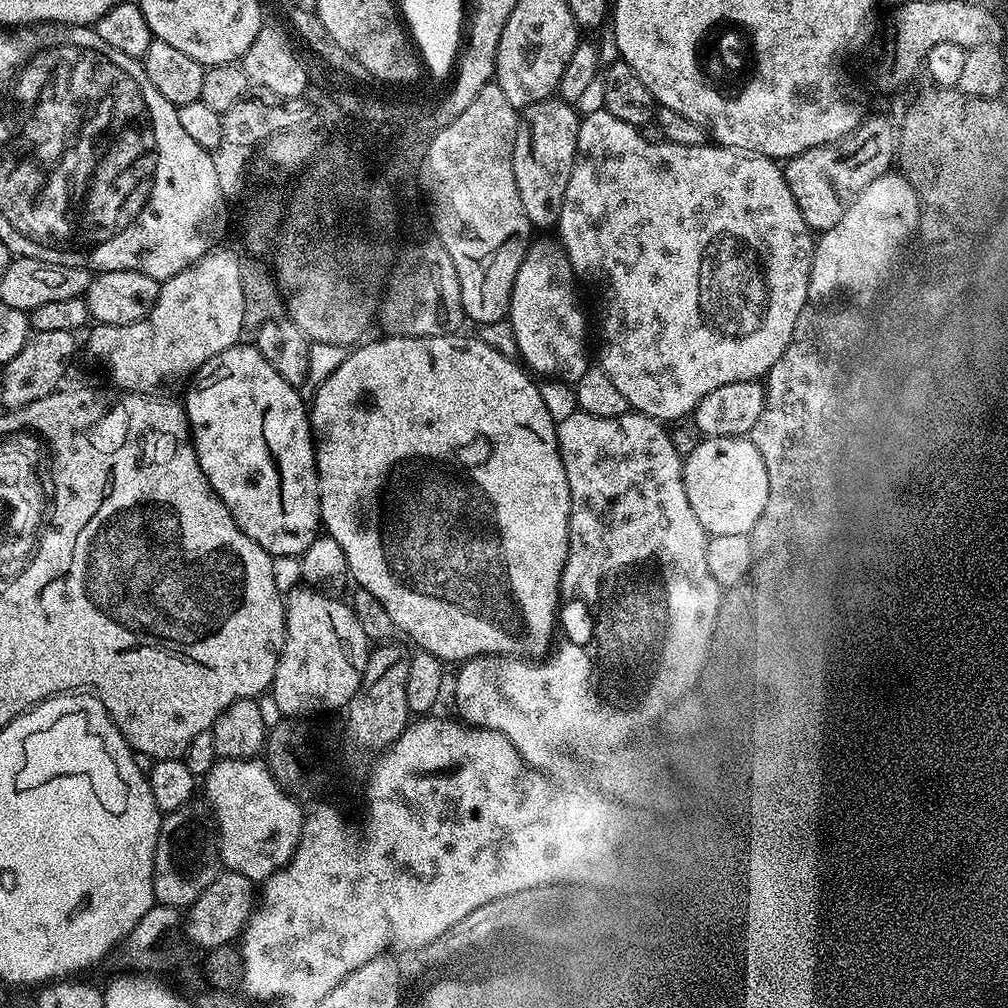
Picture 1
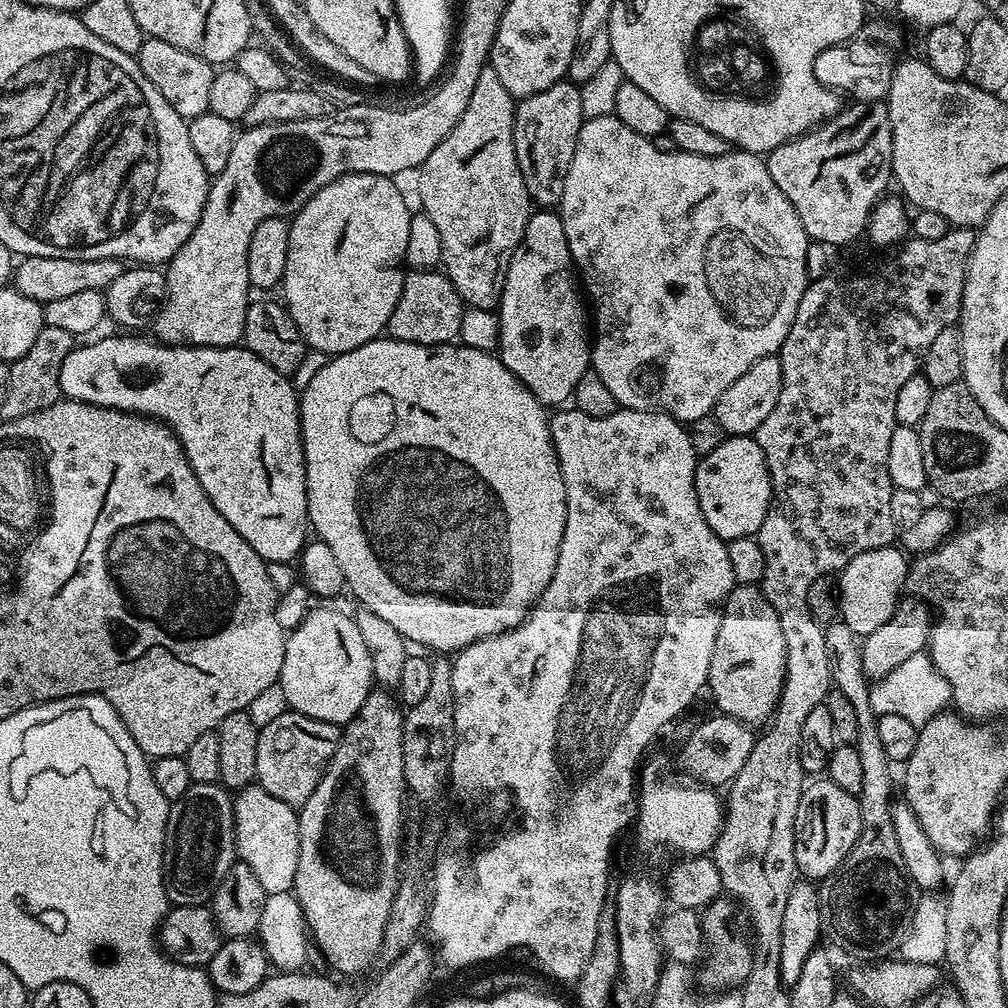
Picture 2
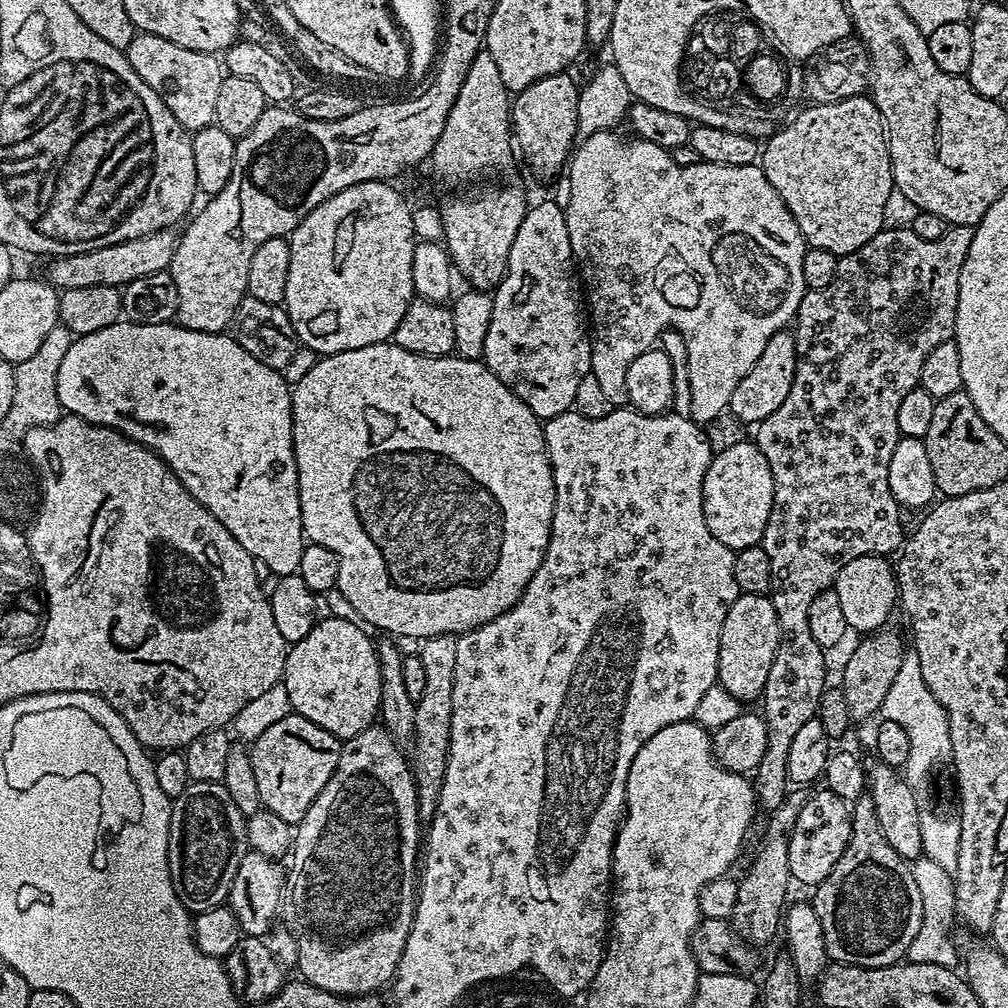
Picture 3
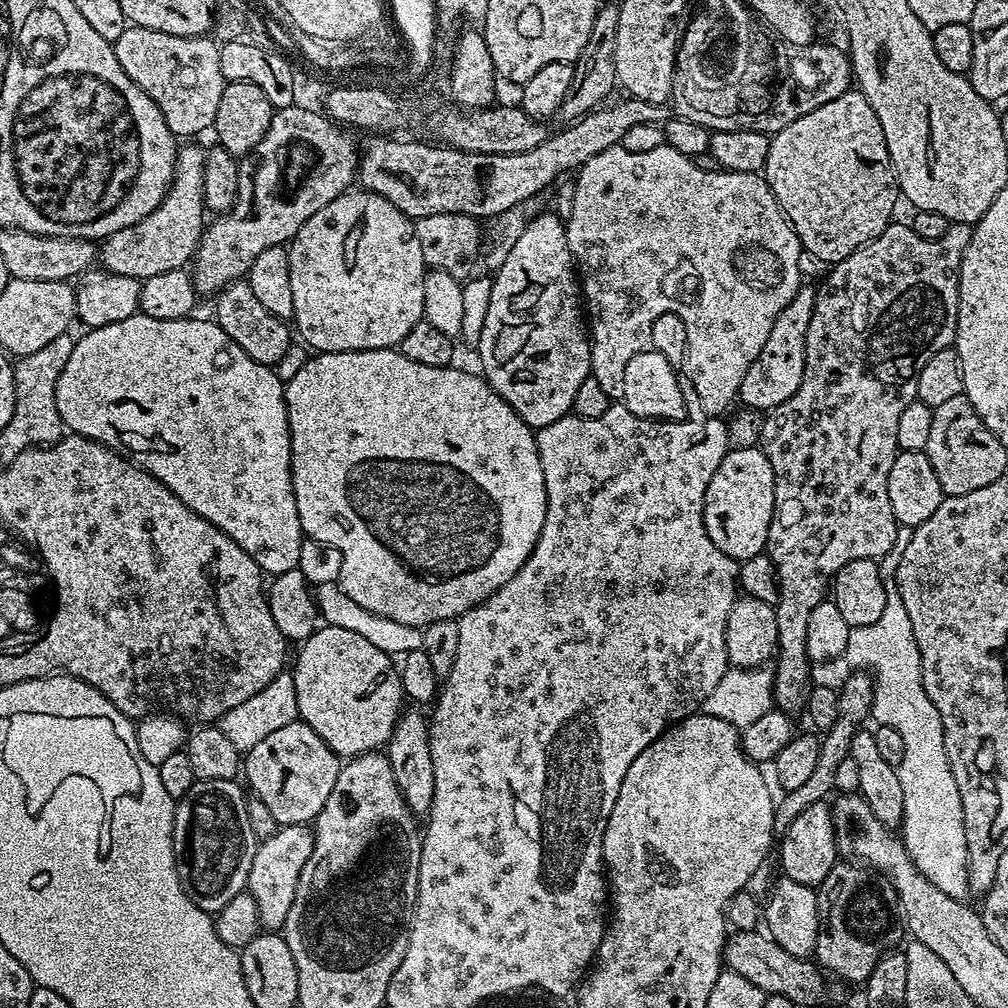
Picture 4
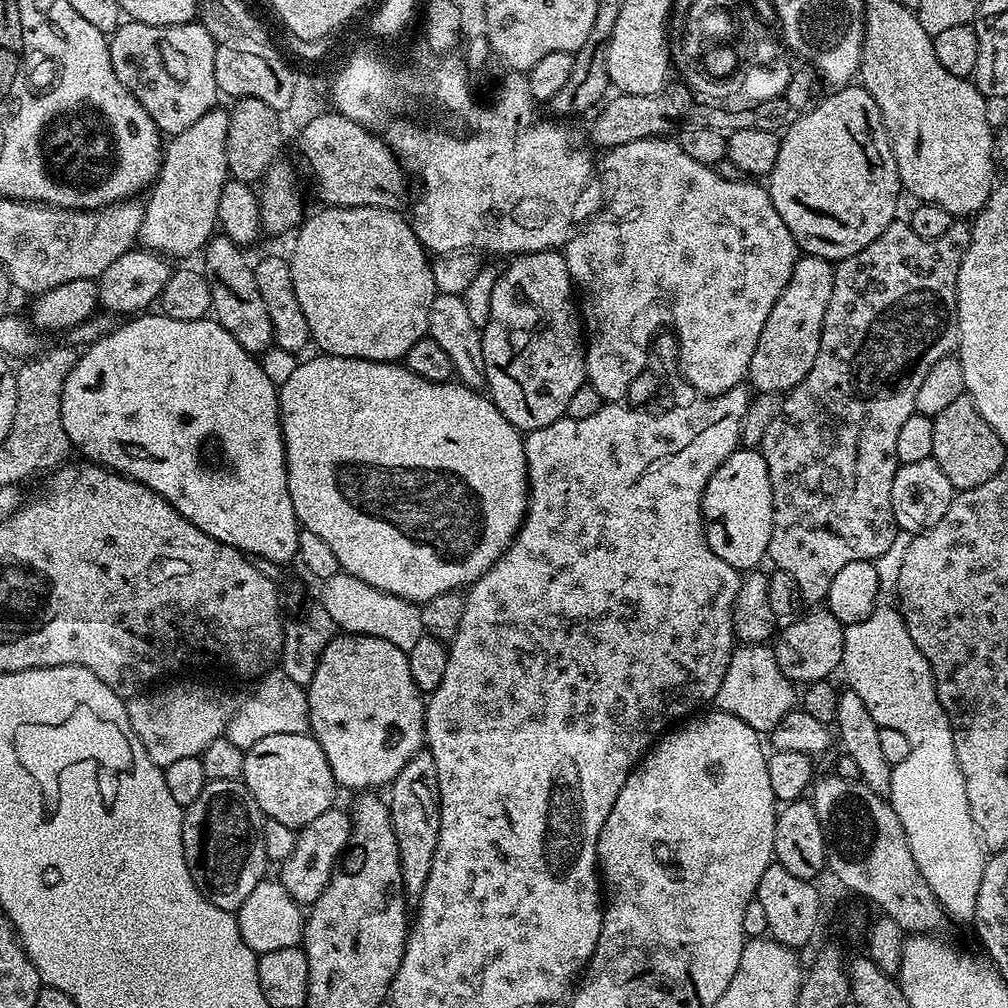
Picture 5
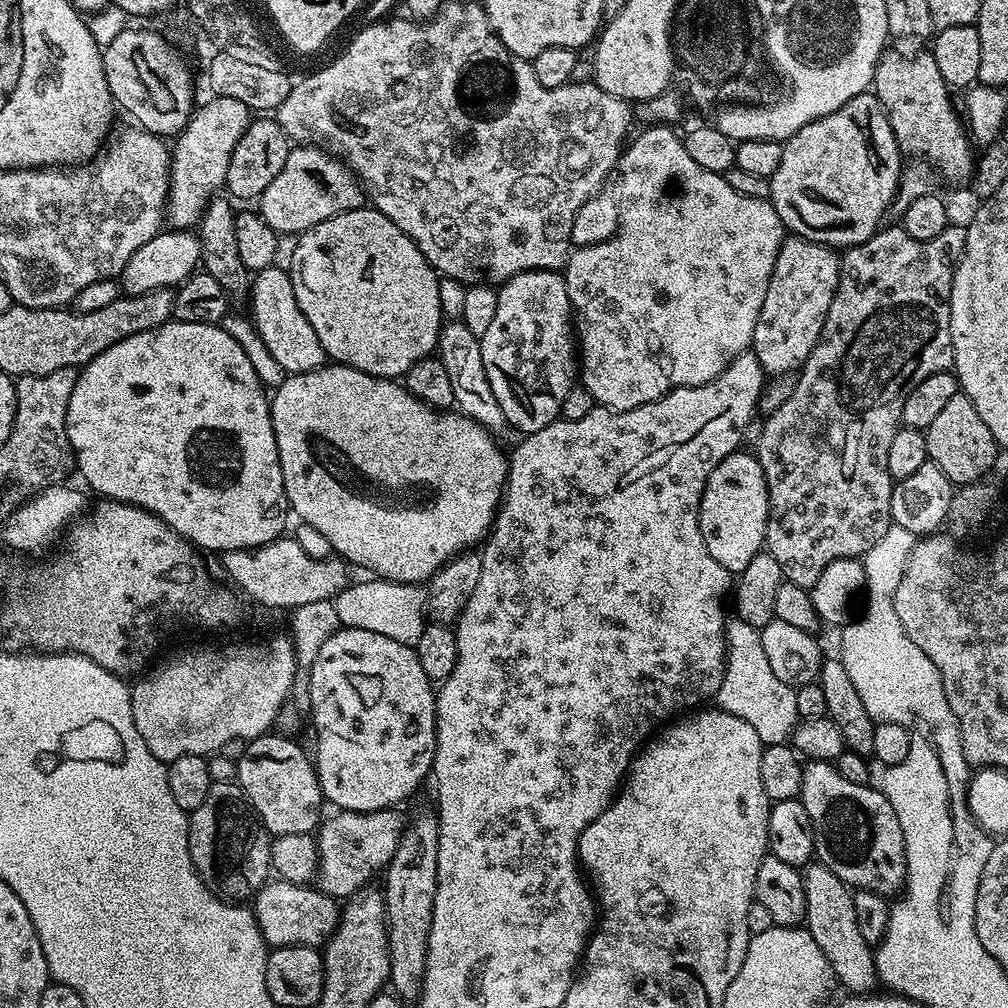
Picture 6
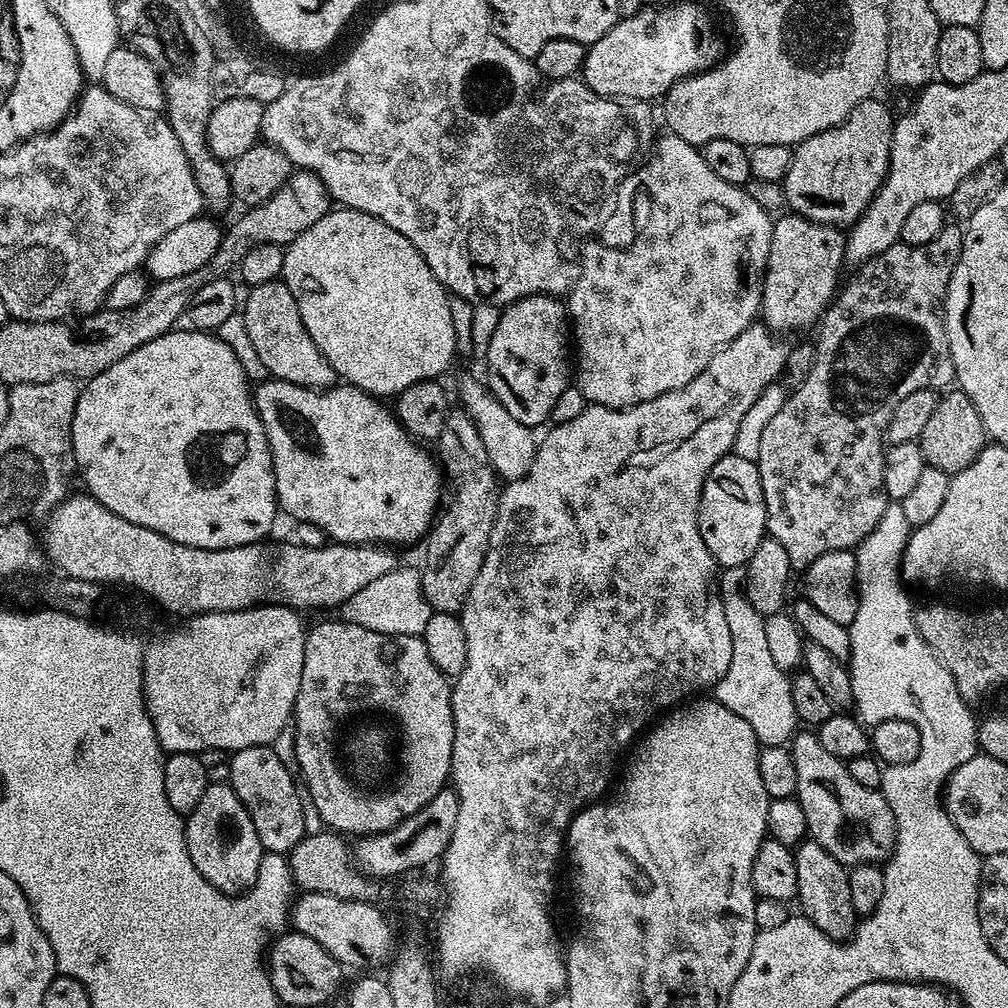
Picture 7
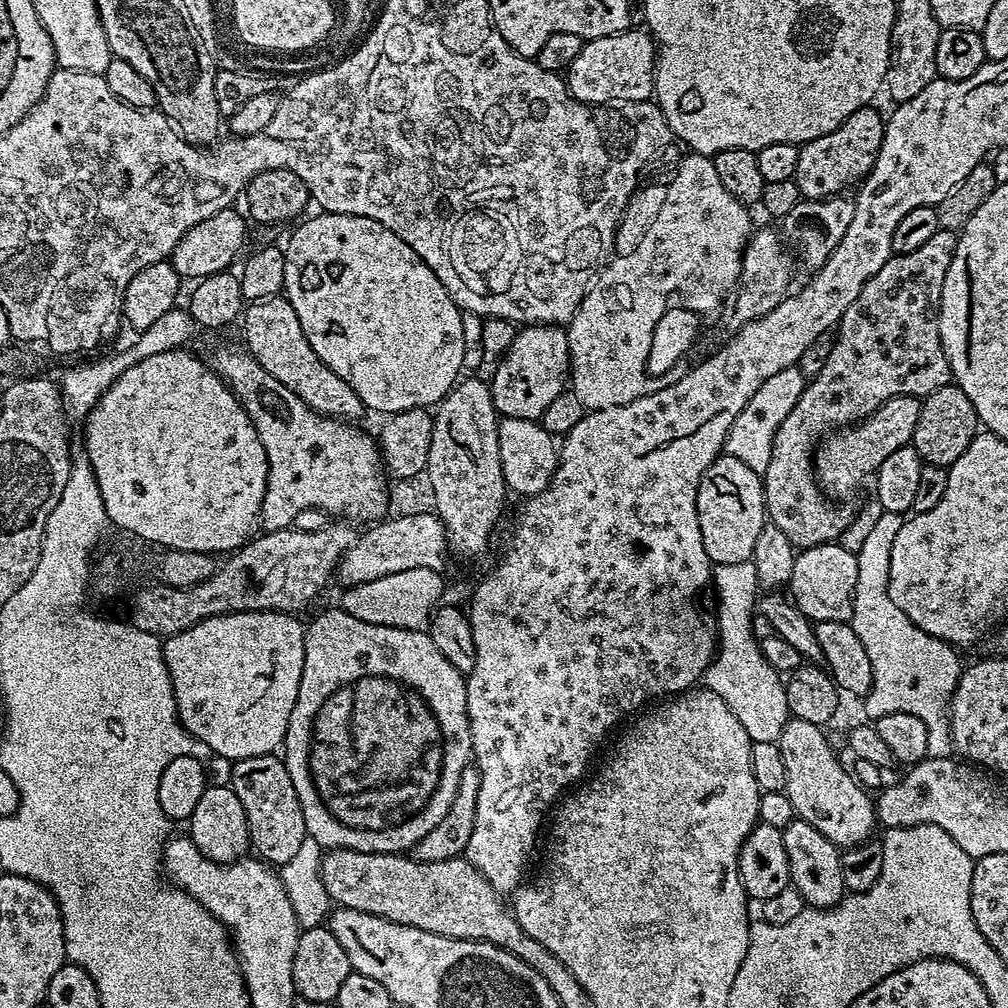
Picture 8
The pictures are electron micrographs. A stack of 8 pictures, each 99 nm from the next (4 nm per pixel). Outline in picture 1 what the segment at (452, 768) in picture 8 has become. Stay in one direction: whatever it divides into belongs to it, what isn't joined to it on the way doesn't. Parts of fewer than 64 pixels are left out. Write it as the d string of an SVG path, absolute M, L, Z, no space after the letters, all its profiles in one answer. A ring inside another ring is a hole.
M296 574L283 581L280 594L280 645L272 673L266 685L266 694L285 720L306 718L318 714L318 710L340 708L352 692L352 687L362 675L366 629L358 622L351 603L347 599L322 594L322 590L306 586L303 575Z

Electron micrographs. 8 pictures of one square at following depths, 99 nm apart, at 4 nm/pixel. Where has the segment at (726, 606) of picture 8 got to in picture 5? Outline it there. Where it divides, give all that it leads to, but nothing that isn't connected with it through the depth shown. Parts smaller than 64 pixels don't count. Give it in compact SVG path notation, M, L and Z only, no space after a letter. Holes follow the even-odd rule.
M767 643L740 644L726 666L724 681L714 704L719 711L734 714L734 718L742 718L742 722L746 722L746 726L756 732L768 734L779 726L786 713L793 711L795 704L792 703L798 700L795 690L793 682L779 669L778 658Z

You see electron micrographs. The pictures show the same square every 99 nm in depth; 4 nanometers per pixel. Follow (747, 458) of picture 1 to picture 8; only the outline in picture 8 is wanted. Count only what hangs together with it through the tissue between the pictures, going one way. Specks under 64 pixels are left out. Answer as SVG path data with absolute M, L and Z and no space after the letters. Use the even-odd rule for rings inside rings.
M721 454L702 474L698 486L698 526L702 526L702 546L706 546L706 554L713 565L730 562L746 562L752 559L754 538L758 538L758 530L766 523L764 510L764 481L761 473L750 470L746 462L738 462L738 458Z

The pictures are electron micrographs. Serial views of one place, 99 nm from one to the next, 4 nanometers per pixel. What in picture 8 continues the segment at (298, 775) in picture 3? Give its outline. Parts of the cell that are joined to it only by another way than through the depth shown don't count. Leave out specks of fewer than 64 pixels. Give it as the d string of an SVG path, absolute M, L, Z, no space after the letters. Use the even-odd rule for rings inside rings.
M273 754L235 761L230 787L234 790L234 794L238 794L238 802L242 802L242 810L246 814L248 823L248 839L254 852L256 848L255 855L272 866L289 864L298 854L298 846L302 846L308 831L302 806L298 802L298 794L294 790L294 782L290 782L290 774L286 770L283 759Z

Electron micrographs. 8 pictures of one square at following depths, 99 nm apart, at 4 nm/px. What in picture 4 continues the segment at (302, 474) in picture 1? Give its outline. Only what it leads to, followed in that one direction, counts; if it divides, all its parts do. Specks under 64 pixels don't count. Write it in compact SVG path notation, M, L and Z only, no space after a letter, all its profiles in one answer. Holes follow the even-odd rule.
M137 314L130 318L122 318L122 322L114 322L110 326L87 329L83 333L85 336L76 340L74 351L66 361L66 367L62 369L62 378L58 378L58 414L69 433L96 440L107 448L123 449L125 453L132 452L128 454L135 463L149 472L155 480L166 485L183 504L194 510L194 514L206 518L206 522L218 526L218 530L238 542L238 546L242 546L242 550L246 550L246 554L254 558L261 573L273 578L282 575L284 571L298 568L298 550L302 550L302 542L306 539L304 531L300 528L298 506L292 489L292 439L284 397L286 384L280 380L275 367L254 362L254 358L250 358L250 354L246 354L246 350L242 350L242 346L238 346L238 342L234 342L234 338L230 338L230 334L226 334L226 330L222 330L215 319L196 319L163 320Z

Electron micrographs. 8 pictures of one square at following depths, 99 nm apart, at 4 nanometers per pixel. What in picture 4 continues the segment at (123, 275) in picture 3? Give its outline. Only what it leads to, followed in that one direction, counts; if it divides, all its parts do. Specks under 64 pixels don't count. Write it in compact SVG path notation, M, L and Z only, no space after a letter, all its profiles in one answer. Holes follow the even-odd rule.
M196 142L179 149L176 154L176 175L172 178L172 185L168 188L164 200L152 211L142 218L142 222L134 222L132 228L123 228L114 234L110 234L107 240L98 250L98 264L106 272L114 274L126 274L128 278L134 278L141 282L149 280L154 274L166 274L166 270L178 270L185 267L195 257L197 248L200 247L200 239L204 237L206 227L206 209L204 206L204 157L205 149L199 148Z

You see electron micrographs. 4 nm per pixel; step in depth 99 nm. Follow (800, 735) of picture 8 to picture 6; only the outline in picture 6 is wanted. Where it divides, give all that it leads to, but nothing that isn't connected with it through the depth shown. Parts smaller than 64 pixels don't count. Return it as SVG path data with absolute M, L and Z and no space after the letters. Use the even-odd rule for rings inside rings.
M813 760L804 764L802 790L798 799L802 806L806 806L806 814L812 823L812 837L816 843L815 859L830 870L834 870L834 874L838 874L838 878L842 878L842 882L846 882L849 888L853 890L865 888L892 898L903 889L904 879L908 873L902 826L898 826L898 814L894 814L894 806L890 806L883 791L879 787L872 787L842 778L835 763Z

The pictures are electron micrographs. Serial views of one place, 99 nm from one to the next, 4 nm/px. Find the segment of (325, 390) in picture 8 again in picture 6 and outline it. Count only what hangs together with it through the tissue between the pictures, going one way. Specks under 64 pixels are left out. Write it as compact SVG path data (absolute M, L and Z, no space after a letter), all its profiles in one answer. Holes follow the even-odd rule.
M280 267L264 268L251 277L252 327L266 344L267 350L270 350L271 357L282 366L286 374L322 368L326 363L322 342L318 342L318 334L314 334L314 326L306 322L306 314L302 314L302 306L298 306L298 298L294 298L294 282L289 269Z

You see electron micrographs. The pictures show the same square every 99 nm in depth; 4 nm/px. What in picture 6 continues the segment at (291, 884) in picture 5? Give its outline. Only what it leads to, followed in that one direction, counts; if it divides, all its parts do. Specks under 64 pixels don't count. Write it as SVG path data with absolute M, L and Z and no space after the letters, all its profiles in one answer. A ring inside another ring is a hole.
M384 808L380 812L337 811L318 828L318 887L333 898L347 898L361 891L387 868L390 858L406 827L406 816L400 810Z

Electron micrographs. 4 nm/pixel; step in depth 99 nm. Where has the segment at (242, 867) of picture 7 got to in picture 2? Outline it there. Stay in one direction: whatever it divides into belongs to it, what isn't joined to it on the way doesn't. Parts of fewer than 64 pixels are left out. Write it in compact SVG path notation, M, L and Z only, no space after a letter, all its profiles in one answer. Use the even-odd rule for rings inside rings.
M192 784L186 790L186 794L181 800L171 801L168 810L168 825L166 826L166 883L168 885L168 899L176 906L204 906L211 901L212 897L220 889L220 883L229 879L232 865L237 863L236 854L236 831L234 830L234 814L232 813L233 797L230 795L229 789L215 784Z

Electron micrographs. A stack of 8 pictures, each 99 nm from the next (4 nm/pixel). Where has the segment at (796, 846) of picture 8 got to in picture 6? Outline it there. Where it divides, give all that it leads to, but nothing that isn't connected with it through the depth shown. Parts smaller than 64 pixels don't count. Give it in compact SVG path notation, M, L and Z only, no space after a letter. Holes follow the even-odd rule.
M813 862L803 869L804 889L806 890L806 914L808 932L818 942L818 950L826 954L830 962L835 983L845 988L848 994L872 994L877 991L876 958L873 945L862 938L858 931L858 917L854 914L853 889L849 888L834 870L825 864Z

